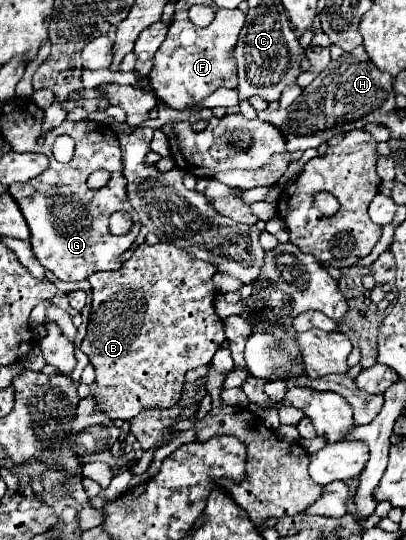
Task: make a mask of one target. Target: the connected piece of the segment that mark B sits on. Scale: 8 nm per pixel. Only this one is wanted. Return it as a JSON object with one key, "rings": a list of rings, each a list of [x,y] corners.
{"rings":[[[142,243],[140,247],[136,247],[134,255],[124,263],[124,267],[120,271],[100,271],[100,273],[88,277],[88,281],[92,285],[92,311],[90,311],[90,321],[88,321],[88,333],[86,333],[80,349],[82,349],[82,353],[88,355],[94,371],[96,371],[96,383],[94,383],[96,405],[112,421],[114,419],[128,421],[128,419],[136,417],[140,411],[144,411],[144,409],[168,409],[168,407],[174,407],[180,401],[180,395],[182,395],[184,375],[190,369],[208,365],[212,361],[216,349],[226,341],[222,319],[214,313],[214,297],[216,297],[216,289],[214,289],[214,283],[212,283],[214,273],[216,273],[216,265],[200,261],[200,259],[192,257],[190,253],[186,253],[184,249],[168,249],[166,243],[158,243],[158,245]]]}

